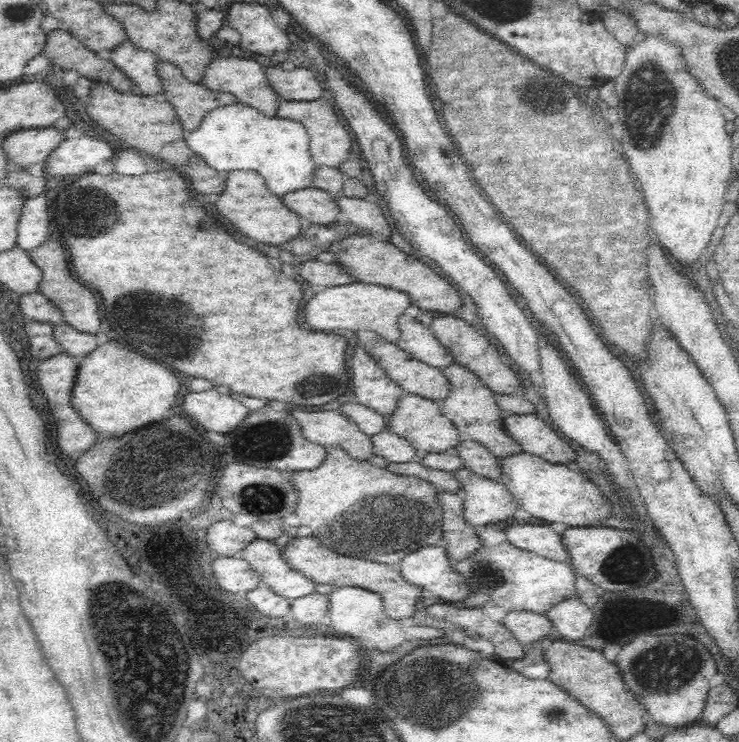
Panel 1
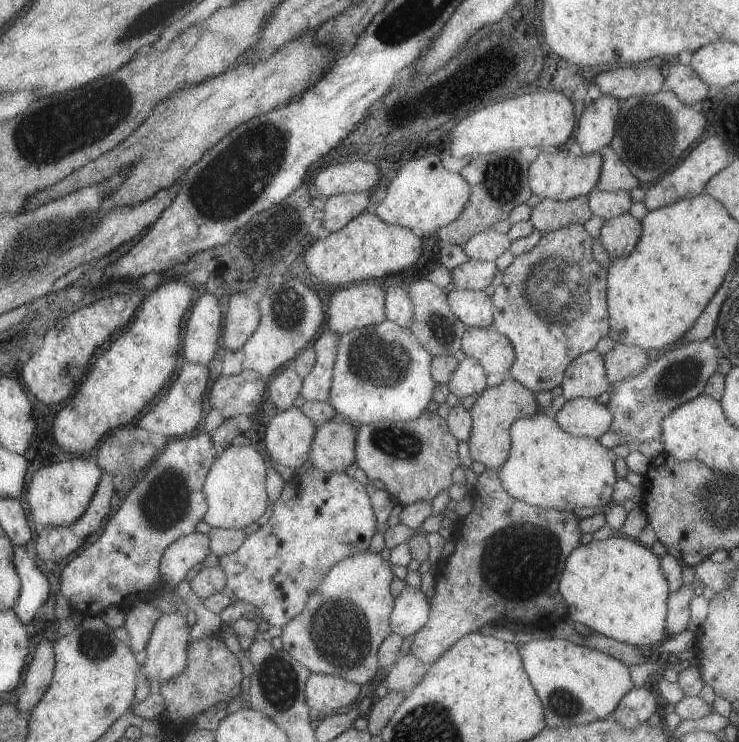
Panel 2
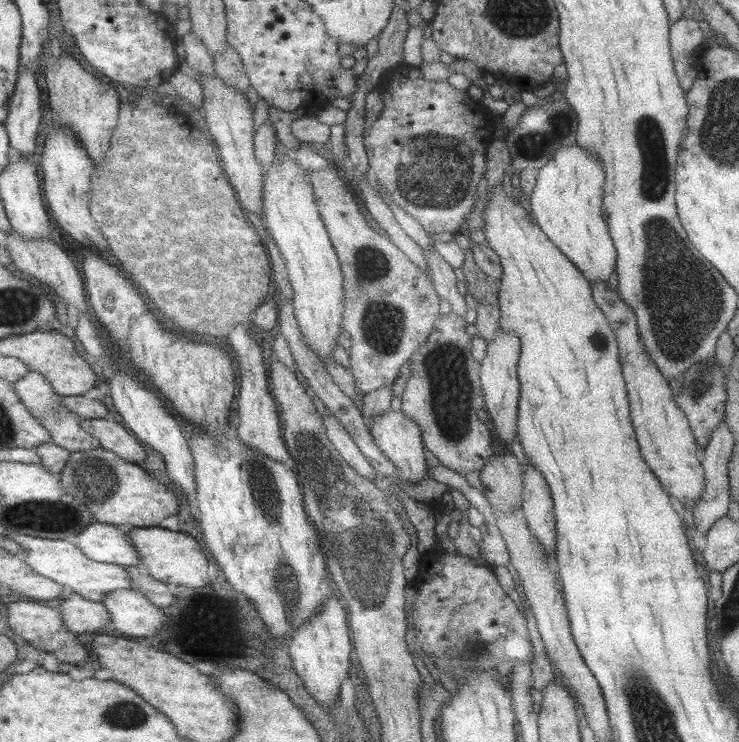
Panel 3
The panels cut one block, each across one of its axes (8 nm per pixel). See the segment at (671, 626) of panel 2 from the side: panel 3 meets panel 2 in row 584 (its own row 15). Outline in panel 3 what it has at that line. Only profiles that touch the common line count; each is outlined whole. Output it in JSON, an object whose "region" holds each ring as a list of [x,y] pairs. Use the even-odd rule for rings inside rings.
{"region":[[[682,15],[669,26],[671,55],[674,59],[676,78],[680,82],[680,87],[686,92],[693,86],[697,76],[696,62],[692,60],[691,54],[706,40],[700,29],[698,18],[698,15]]]}

